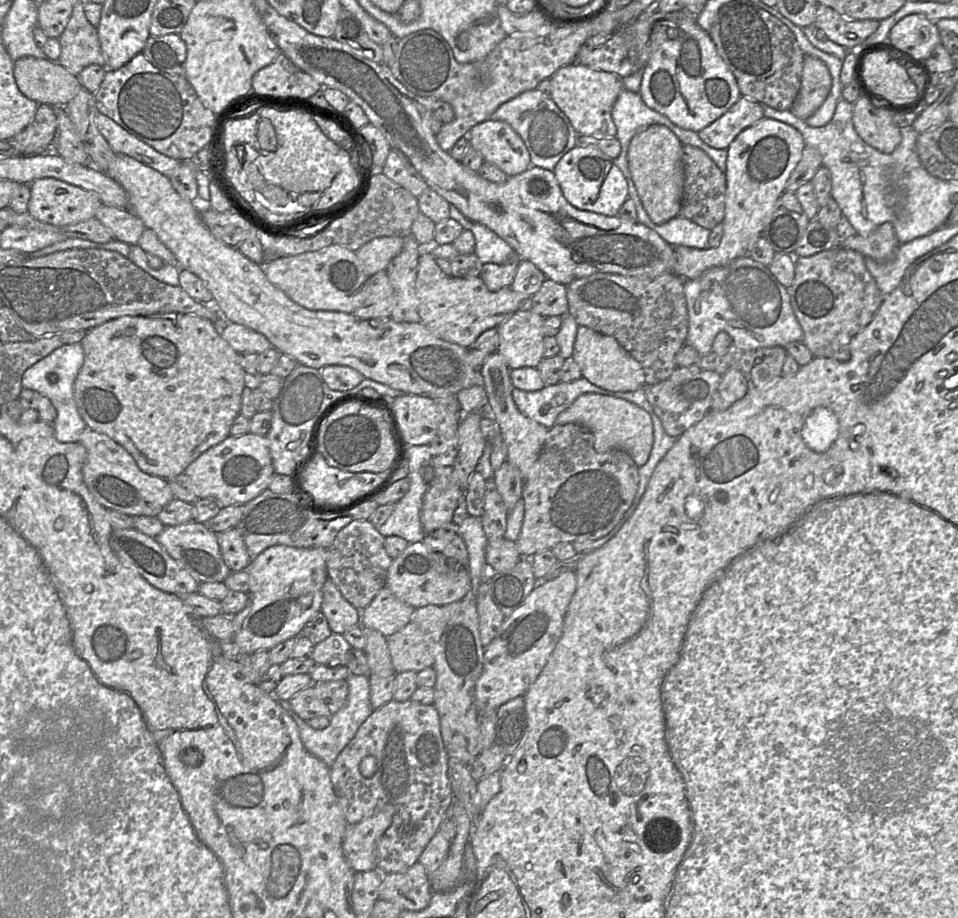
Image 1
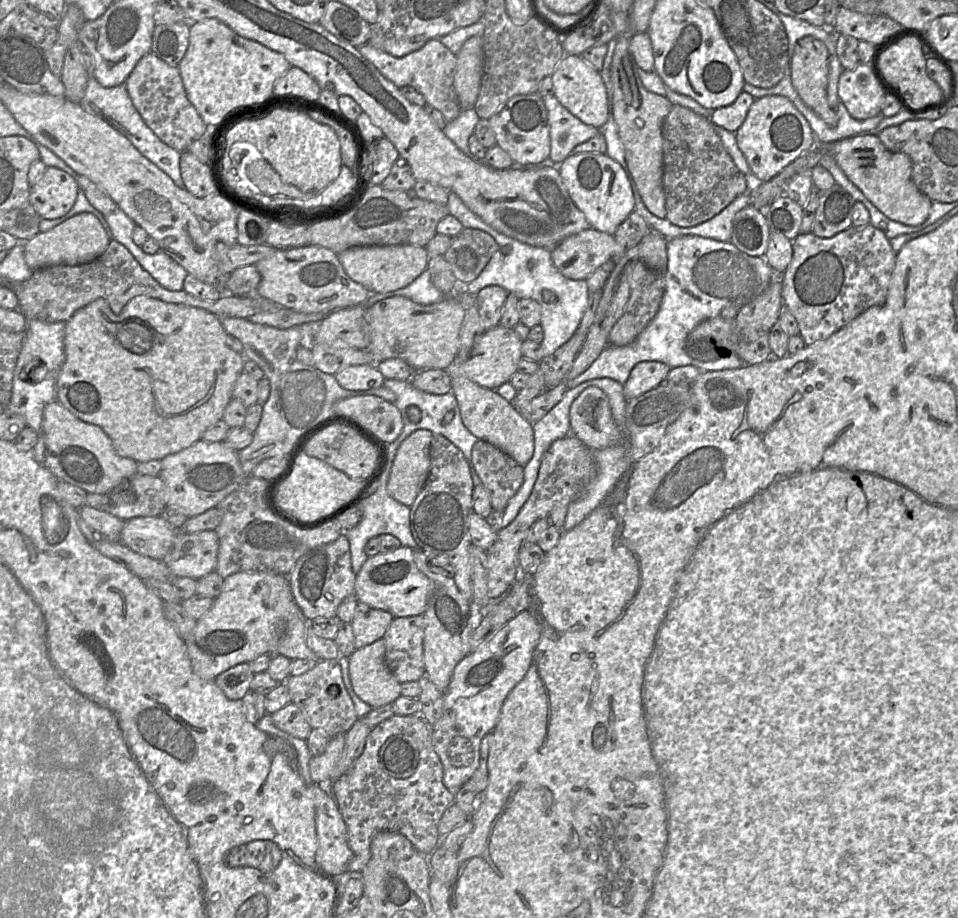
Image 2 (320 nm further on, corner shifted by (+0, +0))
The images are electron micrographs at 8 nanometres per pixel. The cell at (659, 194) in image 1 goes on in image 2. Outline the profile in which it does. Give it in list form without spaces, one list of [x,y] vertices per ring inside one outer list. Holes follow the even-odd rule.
[[[614,13],[617,31],[616,48],[610,66],[613,88],[613,116],[618,136],[624,149],[624,158],[637,186],[642,202],[654,216],[666,218],[663,189],[662,124],[669,114],[672,103],[665,97],[648,91],[641,82],[637,64],[629,50],[630,20],[628,13]]]

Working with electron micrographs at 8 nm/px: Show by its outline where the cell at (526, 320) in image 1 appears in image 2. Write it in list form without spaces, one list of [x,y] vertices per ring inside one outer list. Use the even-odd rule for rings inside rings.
[[[498,325],[486,330],[477,339],[467,359],[457,360],[456,358],[445,370],[451,379],[465,377],[481,387],[496,390],[504,383],[509,382],[517,372],[518,363],[523,358],[521,354],[522,343],[514,329]]]

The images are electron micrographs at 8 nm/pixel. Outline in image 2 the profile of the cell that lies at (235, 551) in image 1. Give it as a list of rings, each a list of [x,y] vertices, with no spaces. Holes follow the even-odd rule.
[[[215,530],[196,533],[179,531],[174,543],[162,559],[173,577],[199,579],[215,571],[219,537]]]

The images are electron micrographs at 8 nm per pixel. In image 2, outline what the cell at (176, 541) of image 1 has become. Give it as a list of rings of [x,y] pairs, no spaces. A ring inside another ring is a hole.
[[[161,516],[135,517],[125,522],[120,542],[139,554],[163,559],[178,532]]]

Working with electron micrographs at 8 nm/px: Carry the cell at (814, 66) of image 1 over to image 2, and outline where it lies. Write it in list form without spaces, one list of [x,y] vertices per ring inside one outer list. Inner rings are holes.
[[[811,36],[800,39],[790,59],[791,81],[803,102],[827,125],[838,124],[836,111],[827,101],[829,52],[826,45]]]

